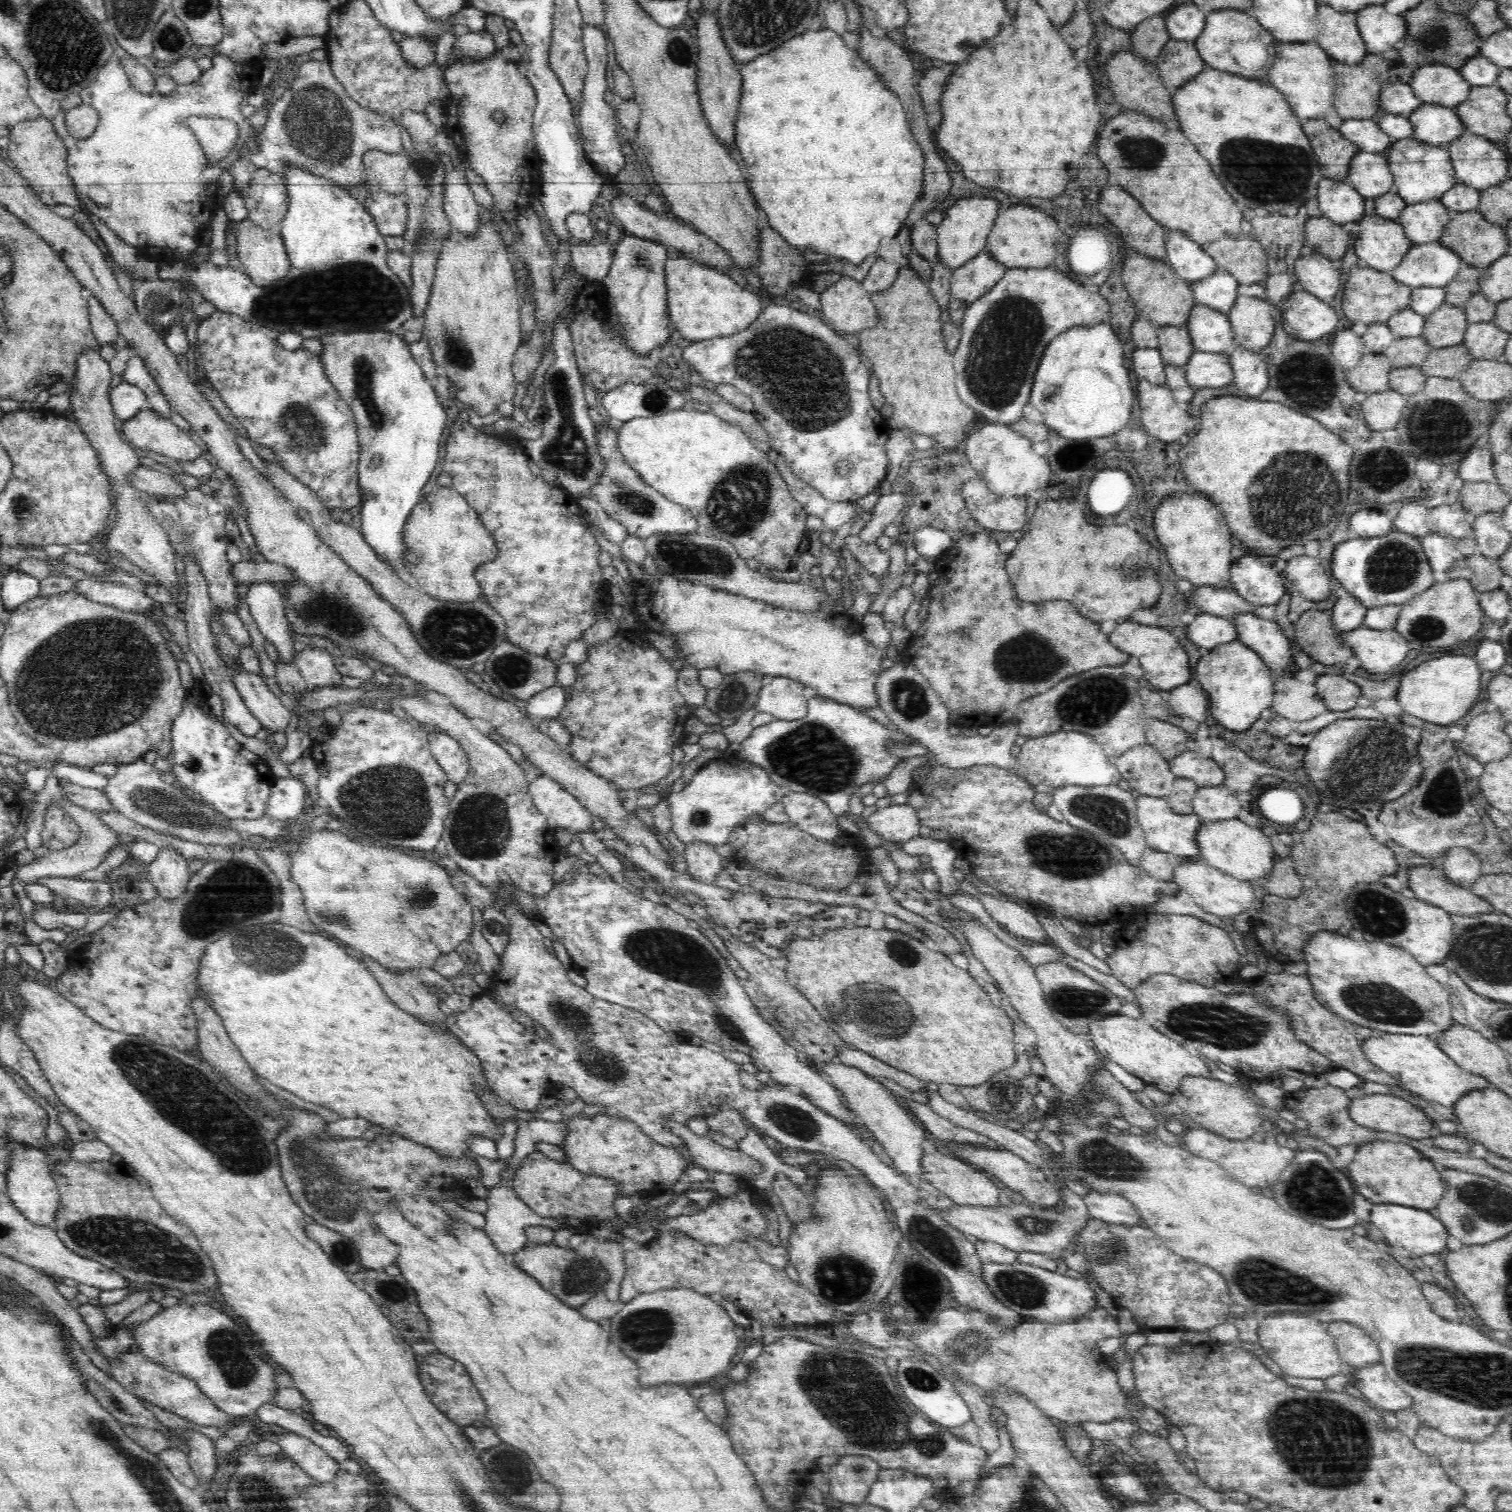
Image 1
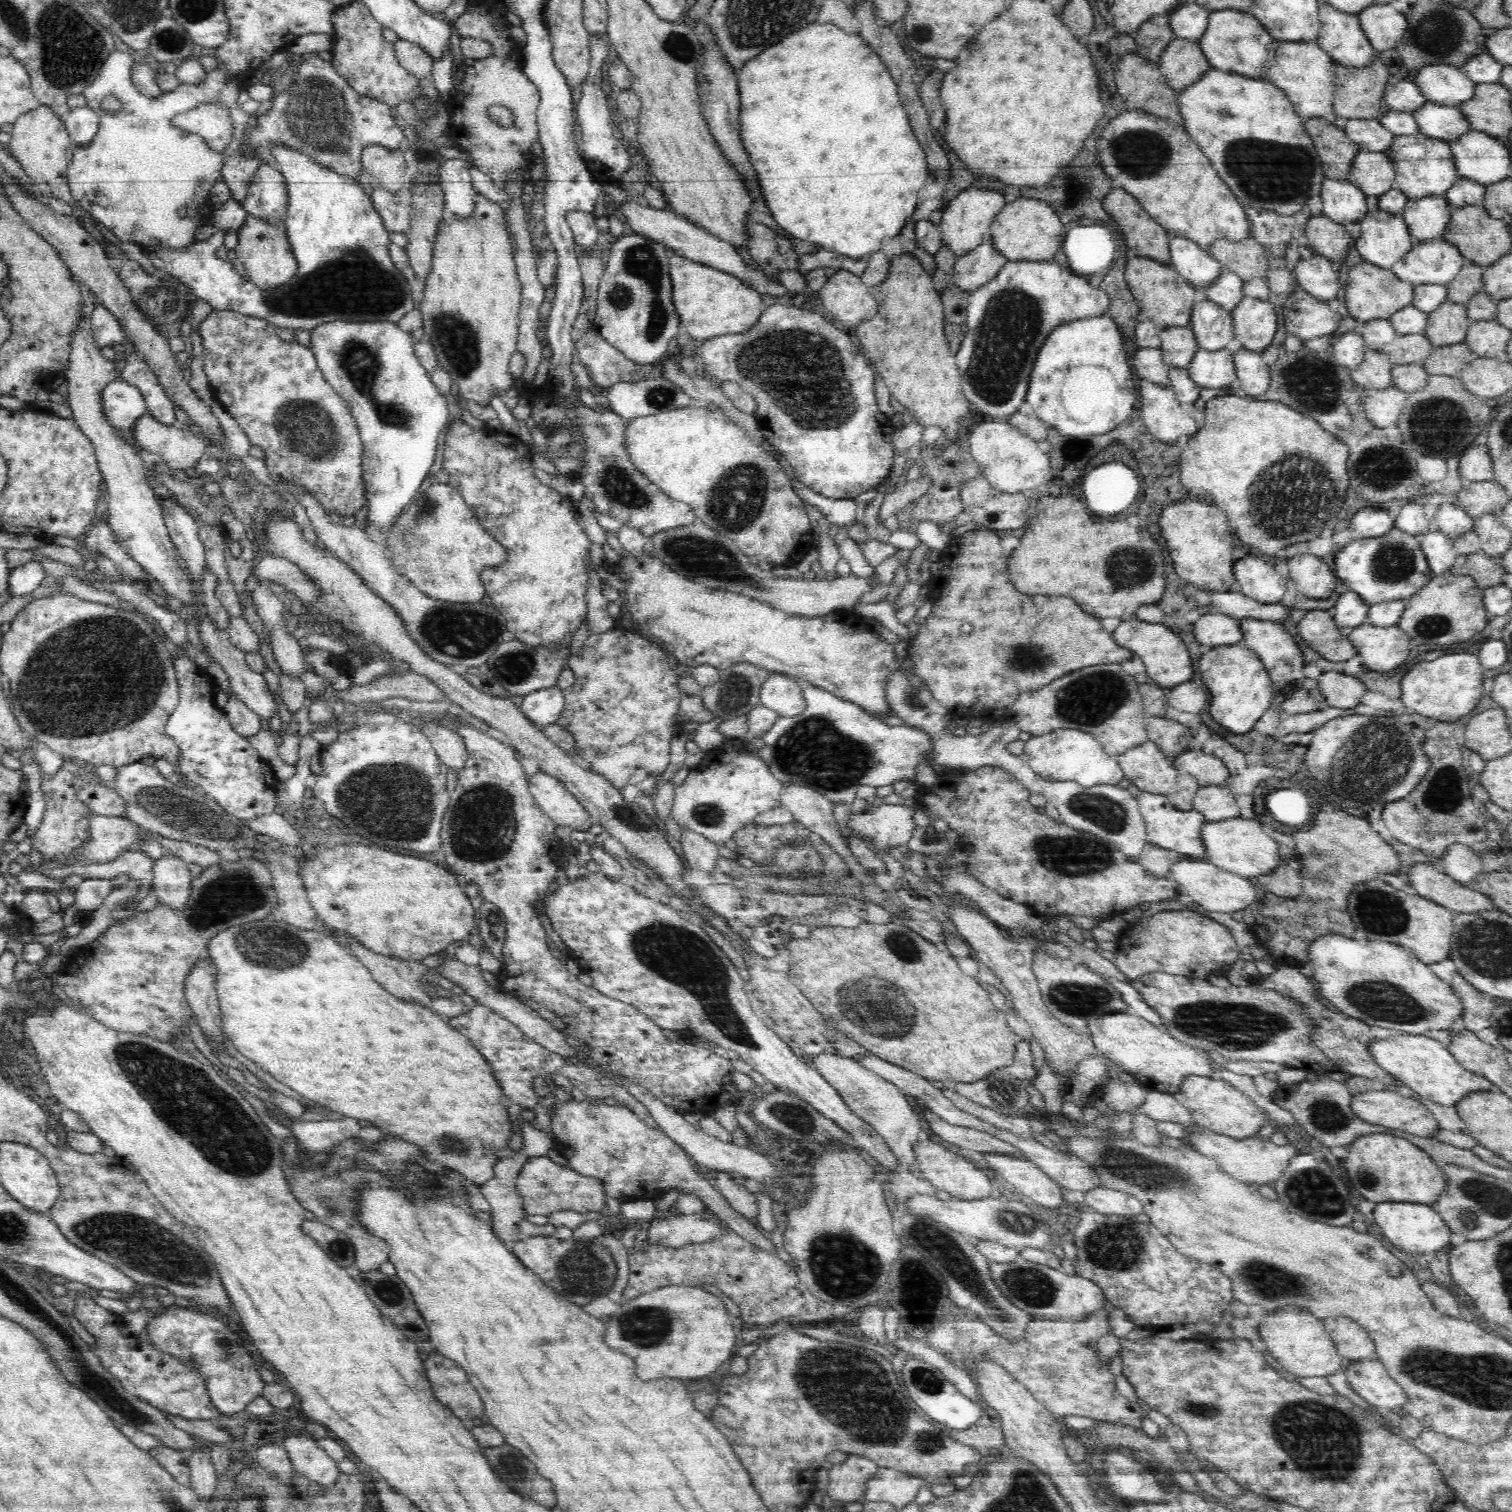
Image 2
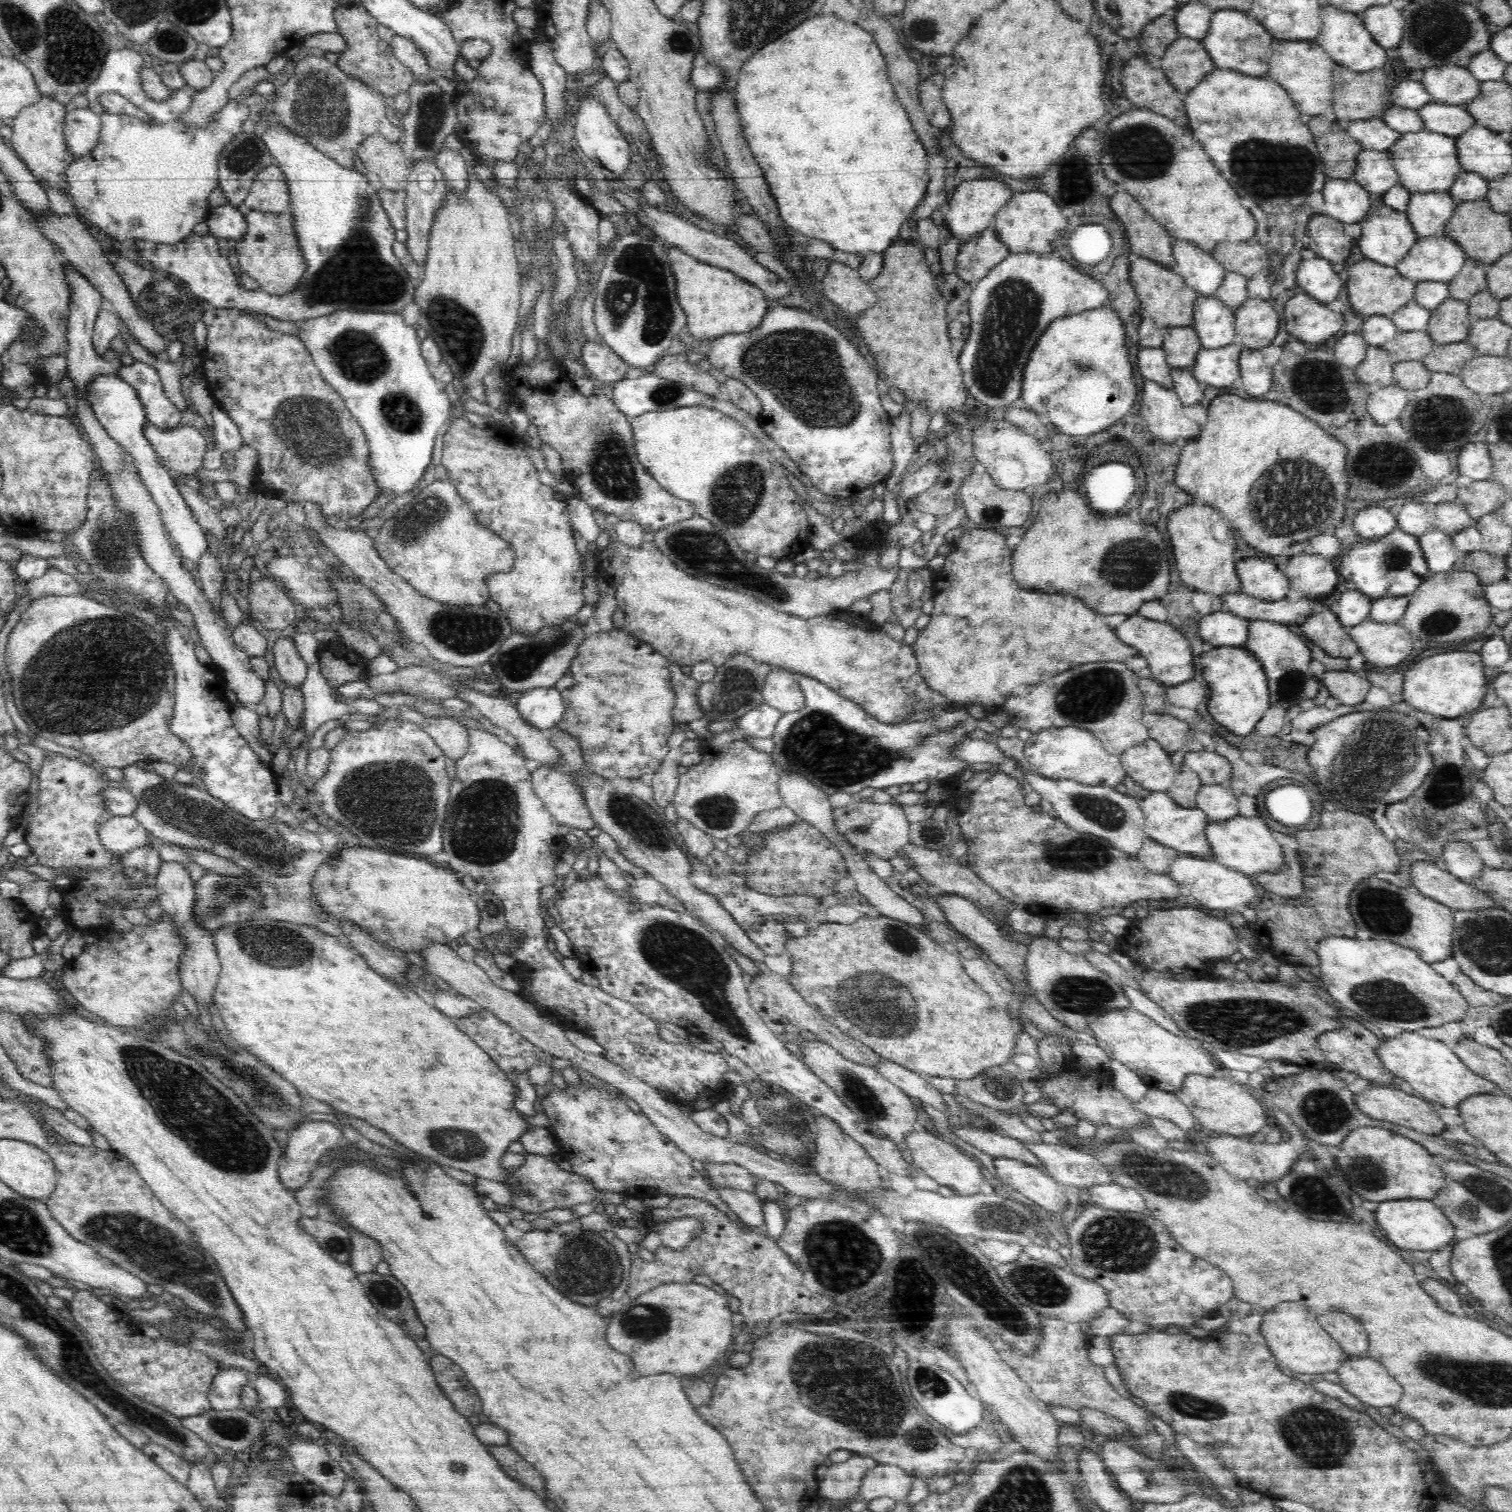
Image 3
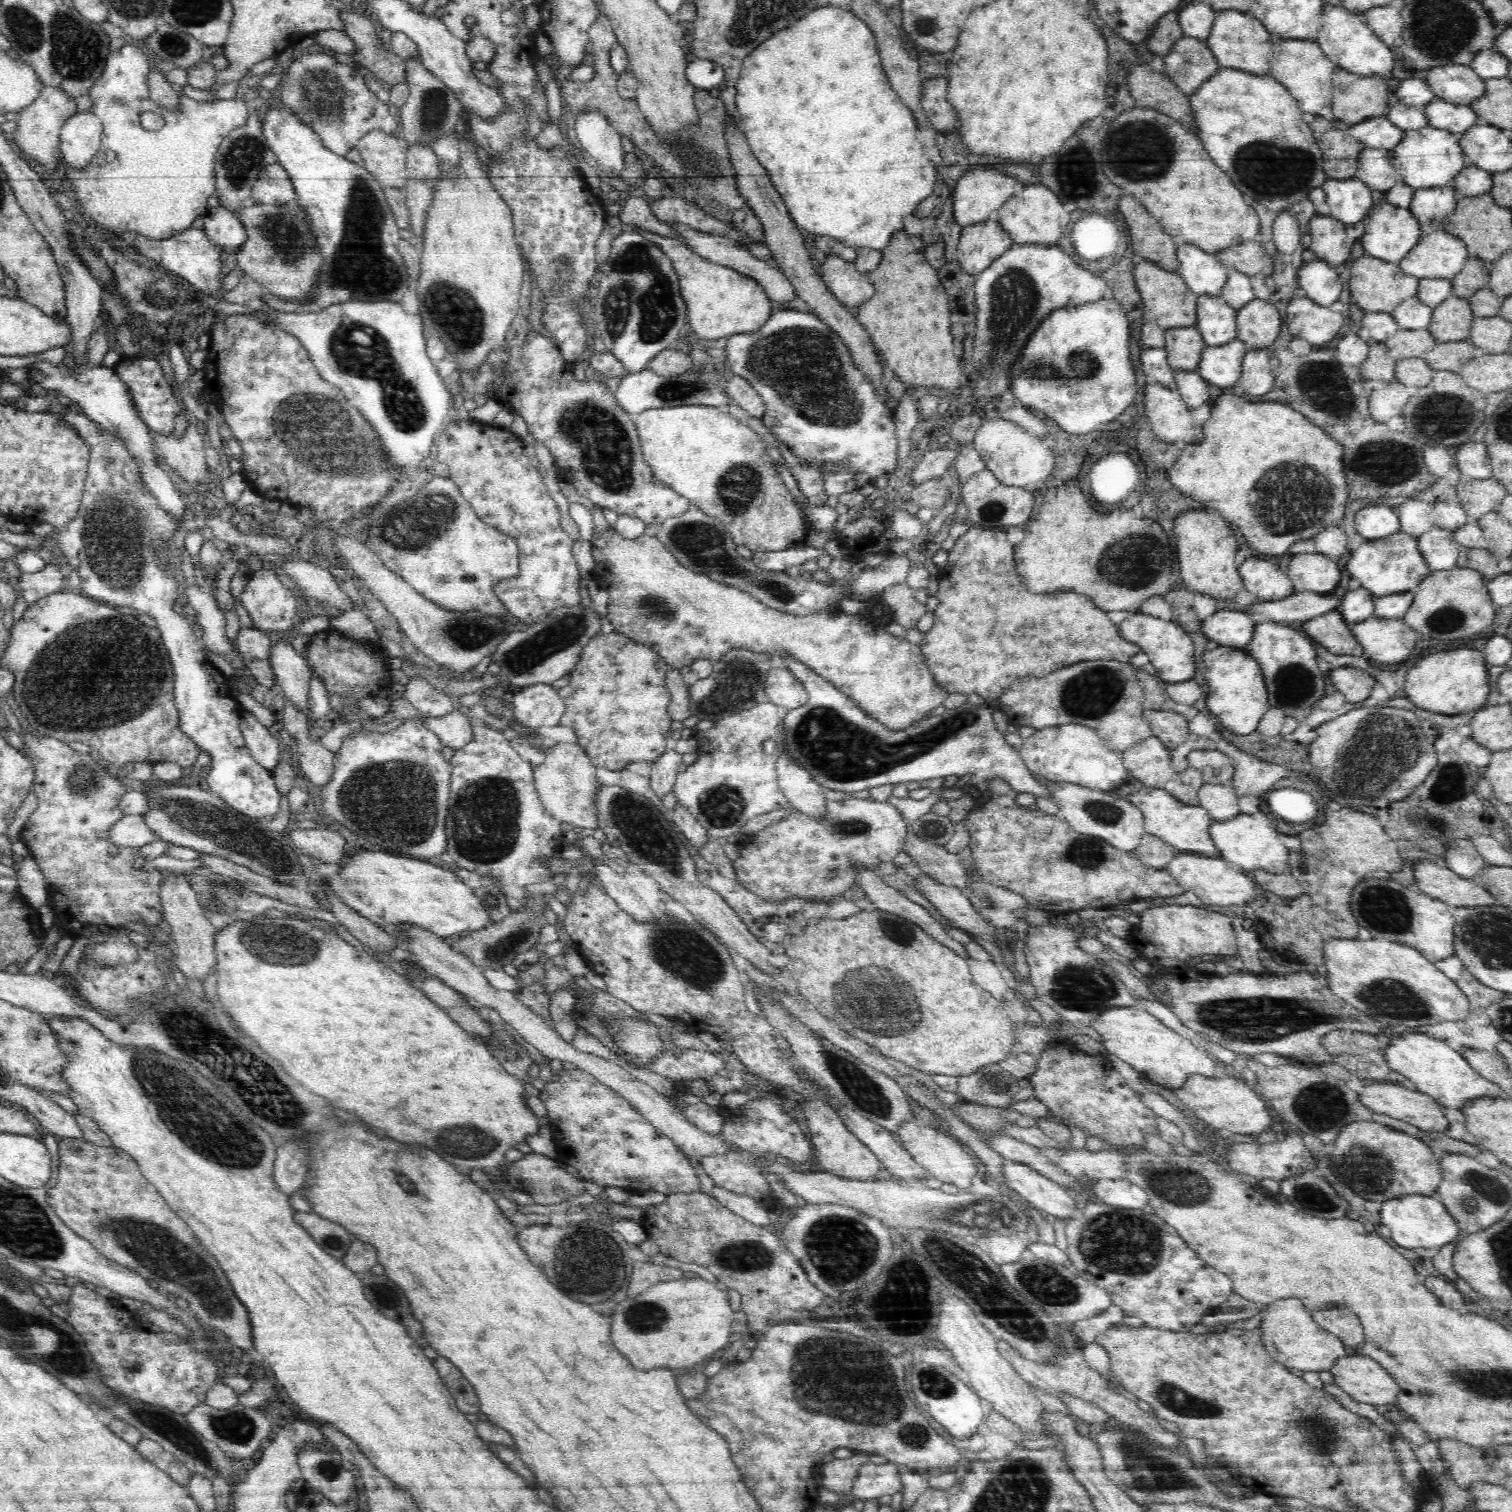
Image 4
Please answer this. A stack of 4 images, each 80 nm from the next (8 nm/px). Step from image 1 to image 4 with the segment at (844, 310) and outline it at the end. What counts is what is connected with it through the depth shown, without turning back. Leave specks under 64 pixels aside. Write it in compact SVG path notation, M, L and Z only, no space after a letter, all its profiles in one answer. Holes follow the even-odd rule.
M827 255L818 271L830 292L847 307L859 307L874 296L874 285L853 263L840 256Z

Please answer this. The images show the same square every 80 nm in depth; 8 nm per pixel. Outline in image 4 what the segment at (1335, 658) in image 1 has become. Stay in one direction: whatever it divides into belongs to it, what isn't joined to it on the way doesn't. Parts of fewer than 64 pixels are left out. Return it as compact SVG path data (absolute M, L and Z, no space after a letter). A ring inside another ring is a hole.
M1338 610L1305 621L1303 633L1316 644L1321 644L1334 654L1352 654L1359 642L1352 634L1351 625Z

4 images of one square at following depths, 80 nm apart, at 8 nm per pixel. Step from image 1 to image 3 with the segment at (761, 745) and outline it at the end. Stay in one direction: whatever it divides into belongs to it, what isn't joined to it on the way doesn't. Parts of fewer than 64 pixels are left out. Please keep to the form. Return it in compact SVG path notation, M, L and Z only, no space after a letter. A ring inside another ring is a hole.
M800 674L799 677L799 685L805 696L804 708L783 713L780 717L771 736L774 747L770 755L779 772L803 776L828 797L837 792L852 795L868 786L886 789L888 786L914 784L929 778L938 782L966 769L978 773L1002 771L1022 781L1023 786L1024 767L1020 767L1012 756L1006 756L1006 762L1000 764L967 764L953 756L957 742L973 738L971 732L976 728L992 736L999 731L986 719L974 719L966 707L943 711L940 718L935 720L886 724L823 682L811 676Z

